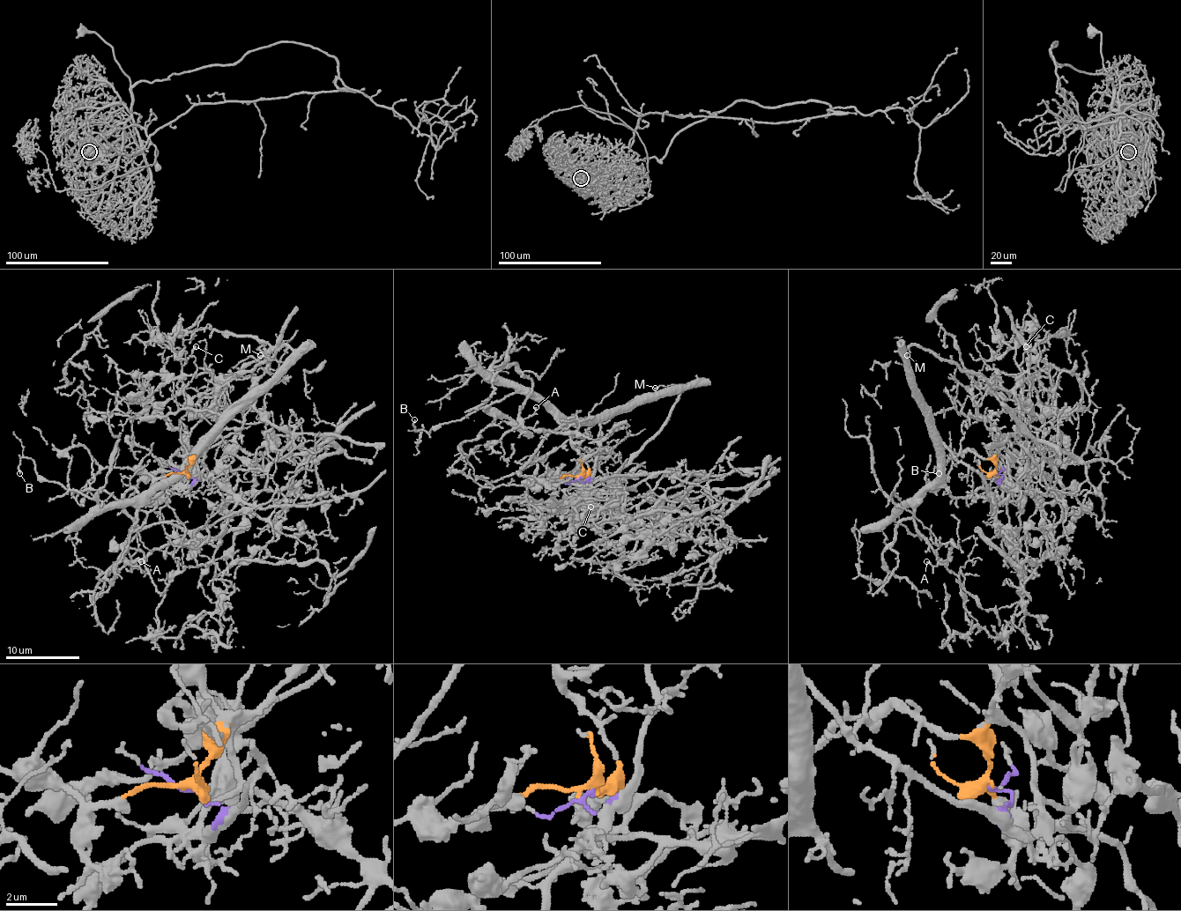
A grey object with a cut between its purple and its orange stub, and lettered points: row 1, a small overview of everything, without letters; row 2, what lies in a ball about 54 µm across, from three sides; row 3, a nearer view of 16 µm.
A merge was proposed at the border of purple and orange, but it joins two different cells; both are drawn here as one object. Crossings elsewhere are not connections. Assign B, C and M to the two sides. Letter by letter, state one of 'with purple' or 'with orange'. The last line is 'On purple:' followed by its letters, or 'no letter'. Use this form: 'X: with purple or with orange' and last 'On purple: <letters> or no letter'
B: with purple
C: with orange
M: with purple
On purple: B, M

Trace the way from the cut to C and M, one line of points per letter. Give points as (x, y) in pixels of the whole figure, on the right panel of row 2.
C: (995, 474), (997, 455), (1015, 483), (1038, 472), (1017, 420), (1034, 412), (1027, 345)
M: (995, 474), (1002, 476), (993, 479), (971, 470), (956, 459), (939, 439), (906, 364), (904, 357), (908, 355)

